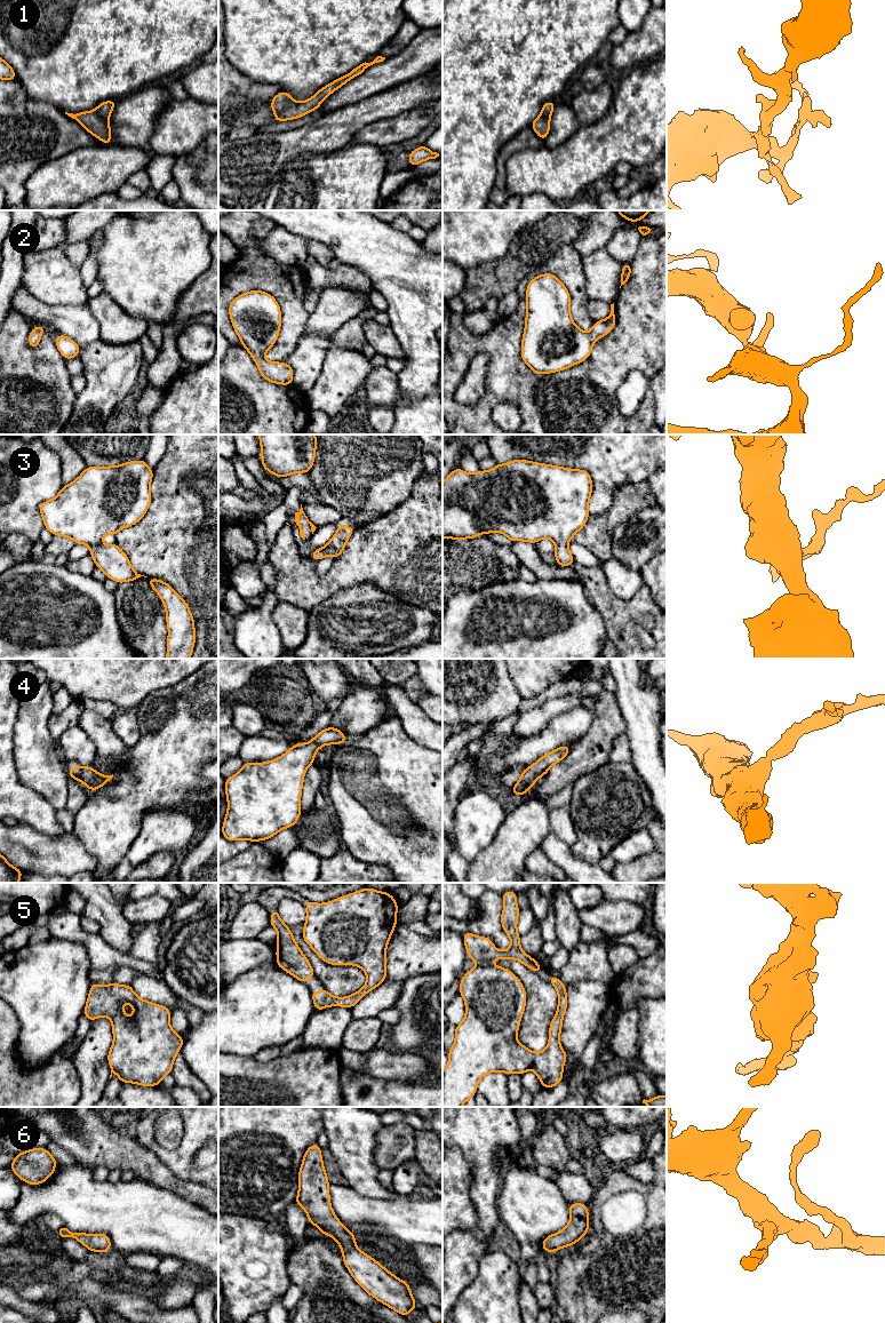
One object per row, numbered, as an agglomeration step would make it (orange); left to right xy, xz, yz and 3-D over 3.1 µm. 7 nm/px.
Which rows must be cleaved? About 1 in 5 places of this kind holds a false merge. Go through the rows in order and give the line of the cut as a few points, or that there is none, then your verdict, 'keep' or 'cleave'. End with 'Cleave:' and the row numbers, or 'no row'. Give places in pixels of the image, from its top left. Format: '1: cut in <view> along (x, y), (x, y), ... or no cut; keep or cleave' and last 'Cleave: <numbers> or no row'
1: no cut; keep
2: no cut; keep
3: no cut; keep
4: no cut; keep
5: no cut; keep
6: no cut; keep
Cleave: no row

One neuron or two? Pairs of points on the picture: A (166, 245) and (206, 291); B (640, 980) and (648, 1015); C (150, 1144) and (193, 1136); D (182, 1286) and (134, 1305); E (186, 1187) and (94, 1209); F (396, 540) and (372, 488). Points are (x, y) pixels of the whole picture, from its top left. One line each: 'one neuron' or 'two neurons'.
A: two neurons
B: two neurons
C: one neuron
D: two neurons
E: two neurons
F: two neurons

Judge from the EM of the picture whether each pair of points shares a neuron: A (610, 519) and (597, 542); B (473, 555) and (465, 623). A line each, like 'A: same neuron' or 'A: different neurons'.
A: same neuron
B: different neurons

